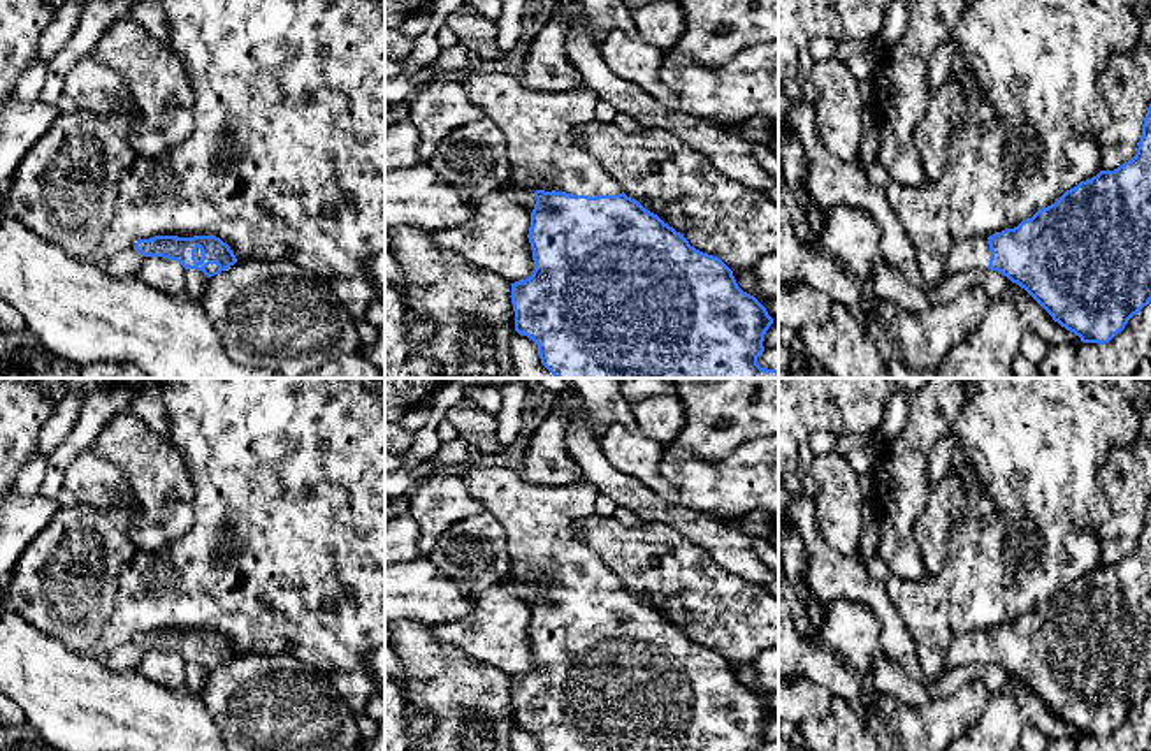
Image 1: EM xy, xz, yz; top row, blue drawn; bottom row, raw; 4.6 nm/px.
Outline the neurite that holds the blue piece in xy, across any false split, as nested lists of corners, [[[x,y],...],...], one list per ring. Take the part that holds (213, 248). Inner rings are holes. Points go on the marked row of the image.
[[[155,236],[139,239],[134,244],[144,257],[163,257],[177,260],[186,271],[202,271],[207,278],[228,269],[237,262],[234,252],[227,243],[216,236]]]

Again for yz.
[[[1151,104],[1137,146],[1132,160],[1081,181],[1017,227],[956,243],[947,257],[947,276],[998,271],[1082,343],[1109,343],[1151,303]]]

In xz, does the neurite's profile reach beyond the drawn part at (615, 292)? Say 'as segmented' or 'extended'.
extended

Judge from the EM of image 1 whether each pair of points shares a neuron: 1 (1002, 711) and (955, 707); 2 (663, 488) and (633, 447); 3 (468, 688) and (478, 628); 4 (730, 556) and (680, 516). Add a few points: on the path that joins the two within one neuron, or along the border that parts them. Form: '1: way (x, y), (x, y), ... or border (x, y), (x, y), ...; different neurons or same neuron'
1: border (993, 697), (979, 721), (967, 732); different neurons
2: way (652, 477), (640, 458); same neuron
3: border (436, 637), (510, 676); different neurons
4: way (717, 544), (693, 523); same neuron

